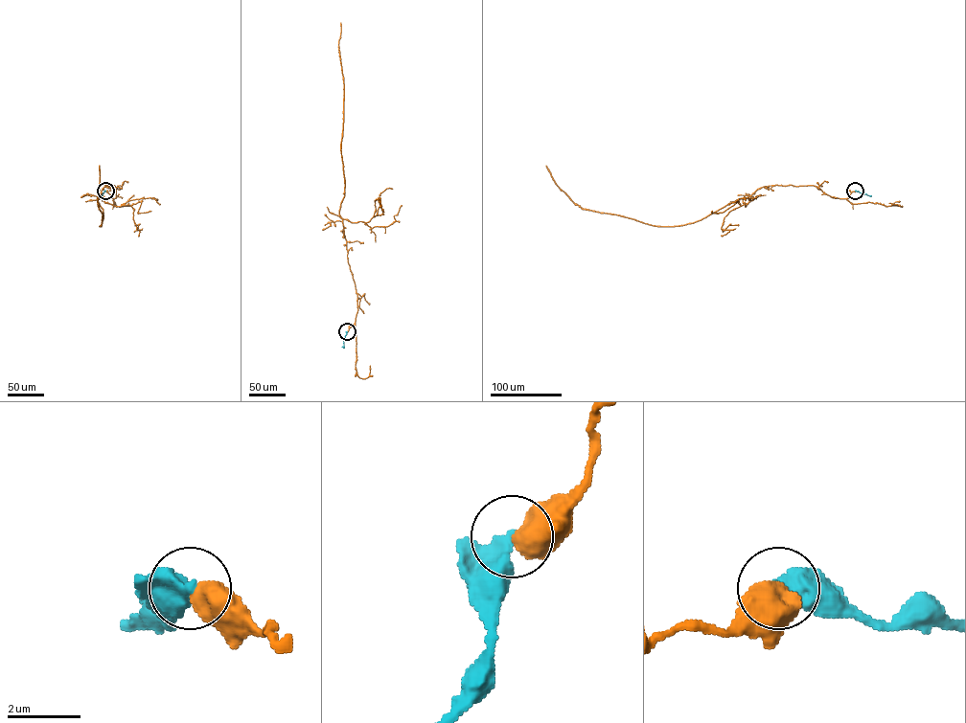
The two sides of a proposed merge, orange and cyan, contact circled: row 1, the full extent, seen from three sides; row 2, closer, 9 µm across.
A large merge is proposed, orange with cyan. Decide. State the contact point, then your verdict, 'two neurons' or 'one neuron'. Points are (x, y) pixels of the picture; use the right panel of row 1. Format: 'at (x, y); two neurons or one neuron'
at (855, 191); two neurons

